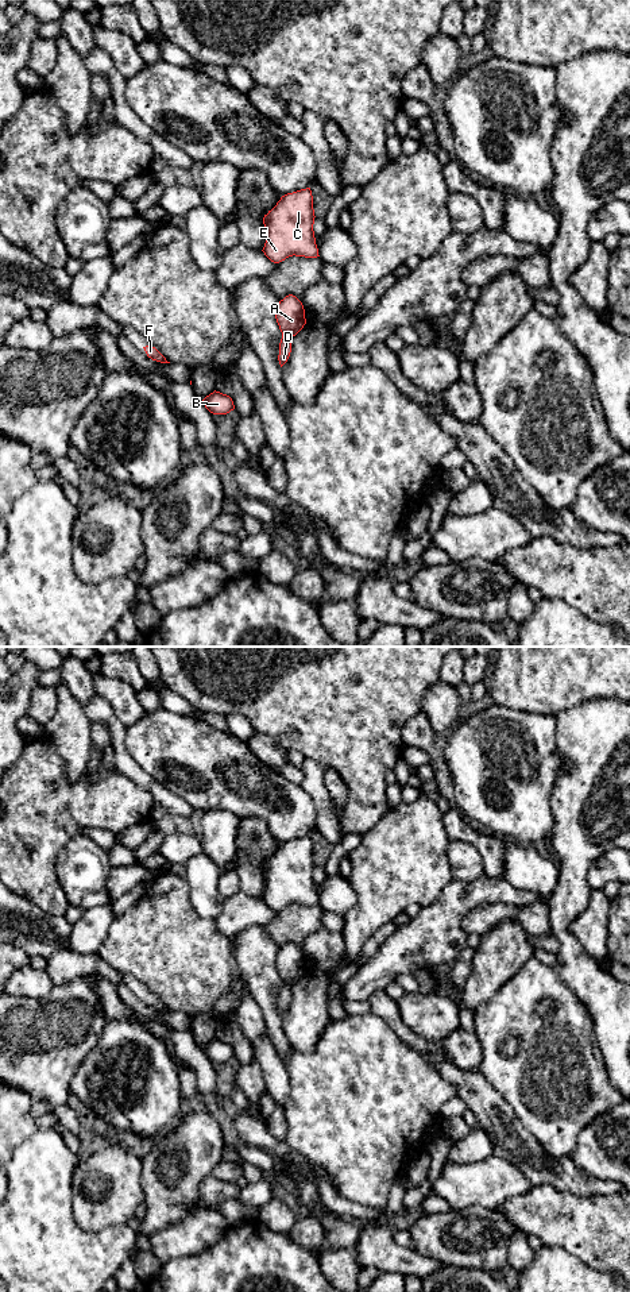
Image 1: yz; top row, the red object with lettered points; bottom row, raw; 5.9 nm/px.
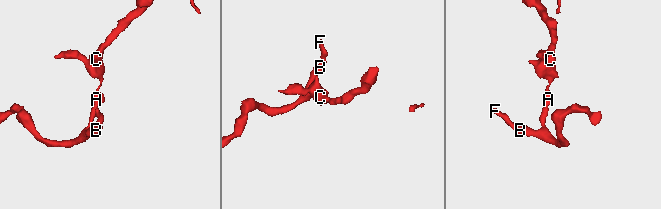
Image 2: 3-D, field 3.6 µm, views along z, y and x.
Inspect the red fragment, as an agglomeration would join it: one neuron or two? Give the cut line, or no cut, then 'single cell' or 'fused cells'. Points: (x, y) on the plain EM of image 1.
cut yz (282, 983), (290, 986); fused cells

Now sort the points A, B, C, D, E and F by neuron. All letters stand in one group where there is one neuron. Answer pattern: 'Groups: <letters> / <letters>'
Groups: A C E / B D F

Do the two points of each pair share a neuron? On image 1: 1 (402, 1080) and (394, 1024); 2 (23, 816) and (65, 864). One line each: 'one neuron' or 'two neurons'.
1: two neurons
2: two neurons

